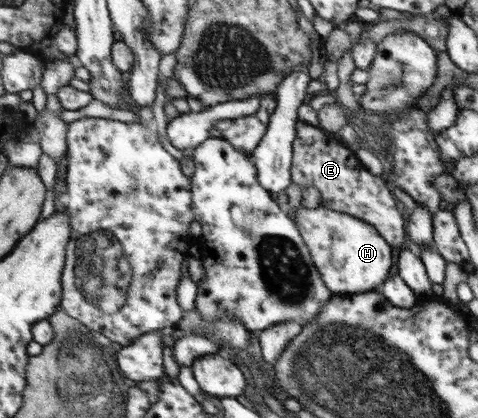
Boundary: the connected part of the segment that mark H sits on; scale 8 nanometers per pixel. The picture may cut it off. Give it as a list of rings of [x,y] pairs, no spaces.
[[[321,204],[315,209],[300,205],[295,214],[295,223],[311,250],[315,266],[333,293],[359,294],[375,291],[387,281],[394,257],[390,244],[380,235],[380,231],[376,231],[376,227],[358,216],[332,211]]]

